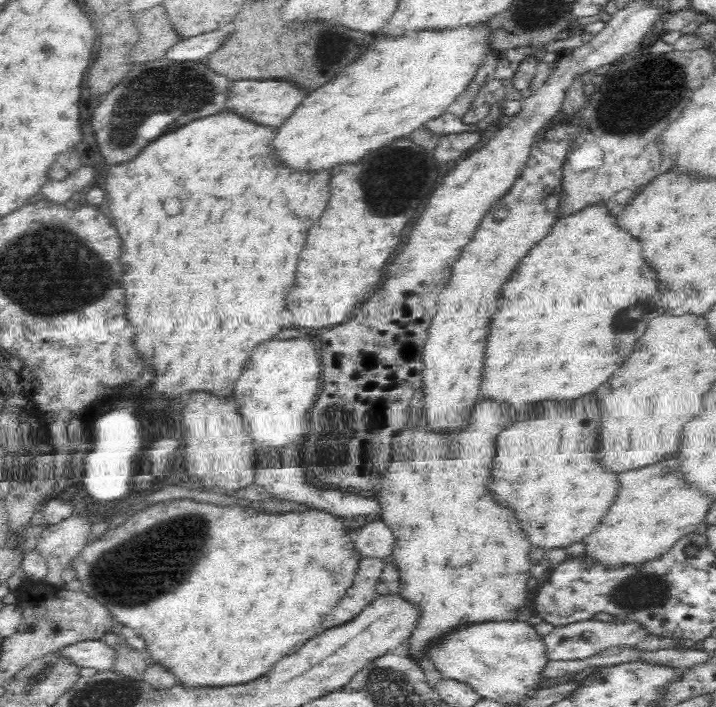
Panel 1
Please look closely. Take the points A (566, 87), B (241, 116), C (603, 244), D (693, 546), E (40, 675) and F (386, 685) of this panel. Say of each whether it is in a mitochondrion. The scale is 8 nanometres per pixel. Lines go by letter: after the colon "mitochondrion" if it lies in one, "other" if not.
A: other
B: other
C: other
D: other
E: mitochondrion
F: mitochondrion

